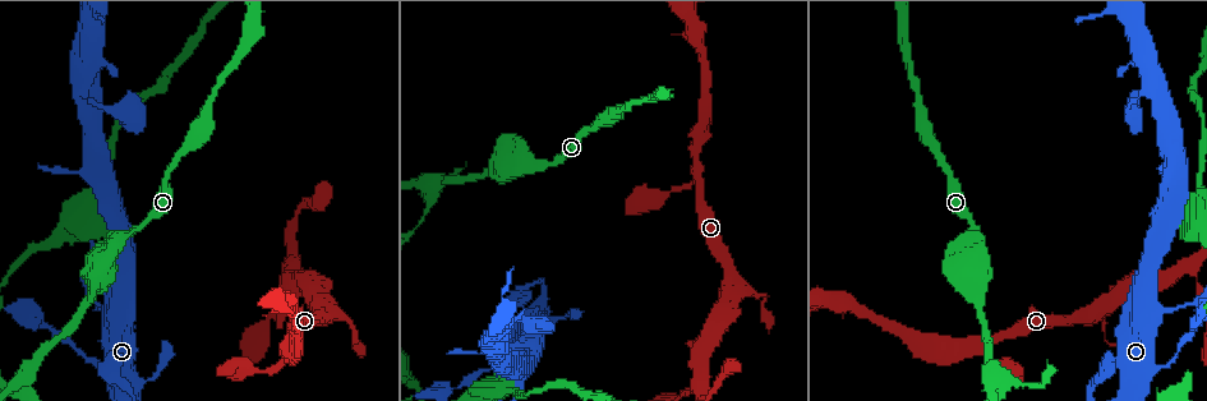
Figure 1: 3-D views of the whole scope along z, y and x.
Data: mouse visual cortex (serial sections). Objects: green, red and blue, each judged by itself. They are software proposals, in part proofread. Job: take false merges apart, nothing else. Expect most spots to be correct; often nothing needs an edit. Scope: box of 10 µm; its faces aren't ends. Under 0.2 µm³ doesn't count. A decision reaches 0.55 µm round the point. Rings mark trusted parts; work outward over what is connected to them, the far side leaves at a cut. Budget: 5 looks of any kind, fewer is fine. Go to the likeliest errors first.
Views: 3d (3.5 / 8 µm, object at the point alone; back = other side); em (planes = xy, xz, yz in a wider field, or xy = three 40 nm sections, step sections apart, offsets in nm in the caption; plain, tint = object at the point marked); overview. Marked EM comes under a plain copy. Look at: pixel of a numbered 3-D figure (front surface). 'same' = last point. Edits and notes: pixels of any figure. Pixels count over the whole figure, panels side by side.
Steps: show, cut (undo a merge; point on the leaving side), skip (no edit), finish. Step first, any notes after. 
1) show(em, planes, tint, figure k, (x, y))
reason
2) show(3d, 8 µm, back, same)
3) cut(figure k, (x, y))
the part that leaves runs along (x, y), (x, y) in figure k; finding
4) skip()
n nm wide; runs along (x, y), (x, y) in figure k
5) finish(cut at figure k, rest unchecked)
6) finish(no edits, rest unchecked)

show(3d, 8 µm, figure 1, (703, 378))
two arms in line, one across

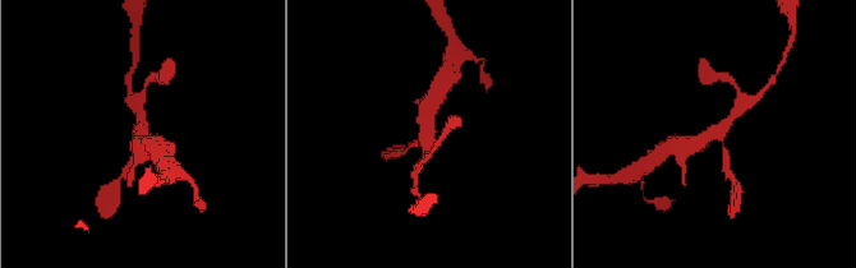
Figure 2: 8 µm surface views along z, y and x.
show(em, xy, step 1, tint, same)
3 arms; arms of 150, 250, 500 nm

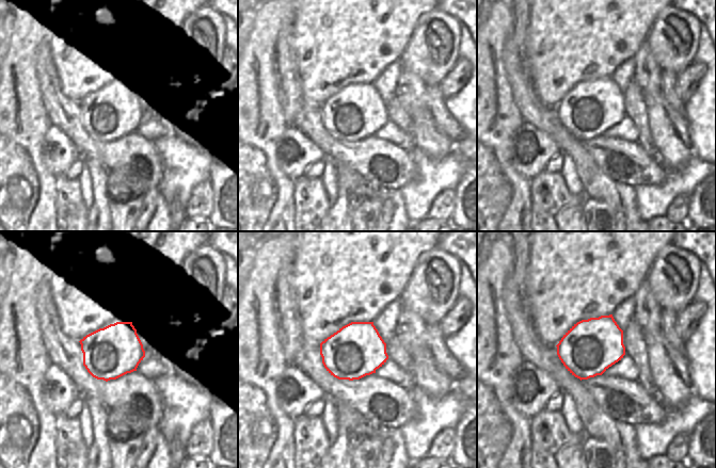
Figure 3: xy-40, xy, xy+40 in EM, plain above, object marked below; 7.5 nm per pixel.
skip()
420 nm wide; runs along (686, 146), (721, 130), (741, 101) in figure 2; continuous, no second cell

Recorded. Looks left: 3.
show(3d, 8 µm, figure 1, (1156, 312))
calibre changes

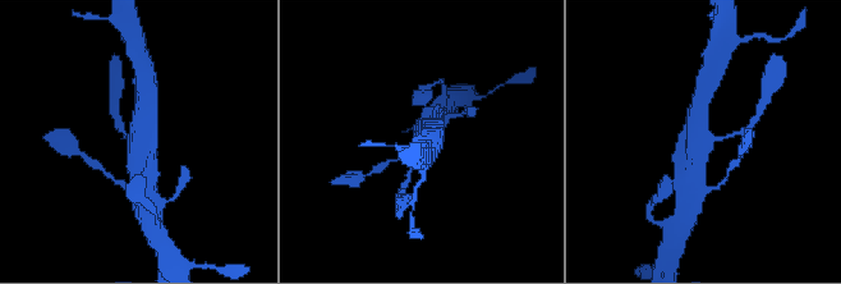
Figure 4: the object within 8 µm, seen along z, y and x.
show(3d, 3.5 µm, same)
zoom in

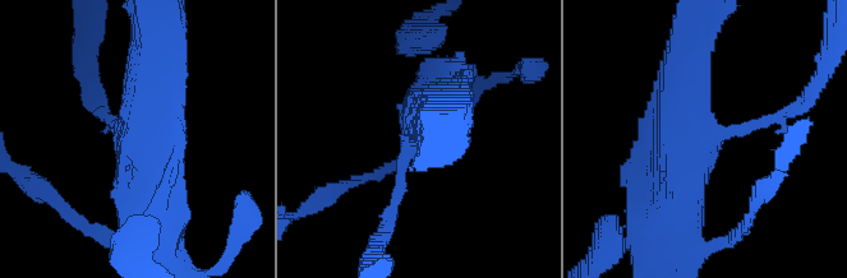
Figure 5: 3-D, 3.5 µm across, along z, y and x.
show(em, xy, step 2, tint, figure 5, (413, 141))
now the EM

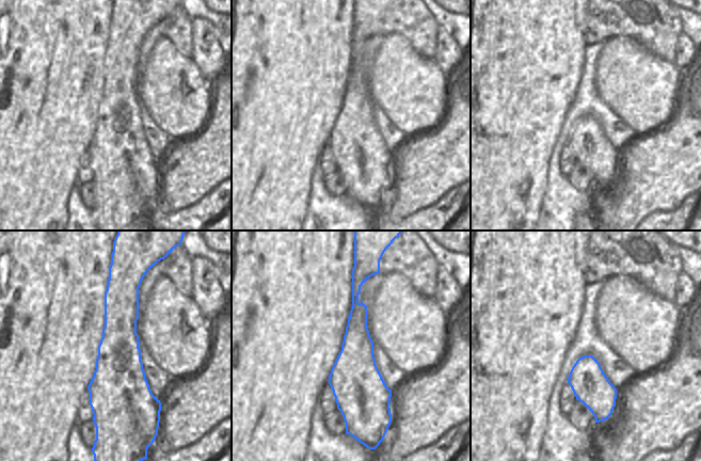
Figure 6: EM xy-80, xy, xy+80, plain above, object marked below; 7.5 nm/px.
skip()
380 nm wide; runs along (673, 200), (707, 137), (782, 117) in figure 5; continuous, no second cell

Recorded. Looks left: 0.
finish(no edits, rest unchecked)

